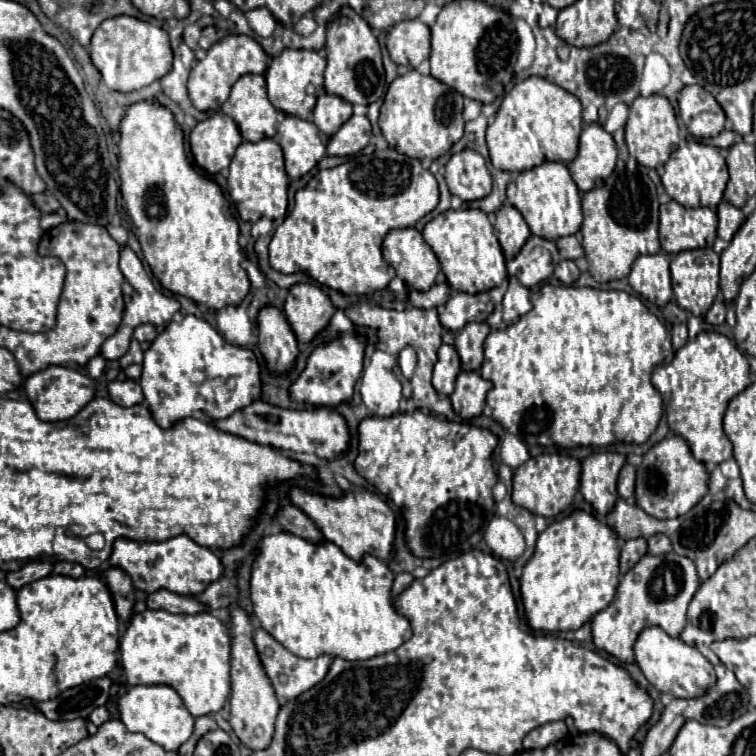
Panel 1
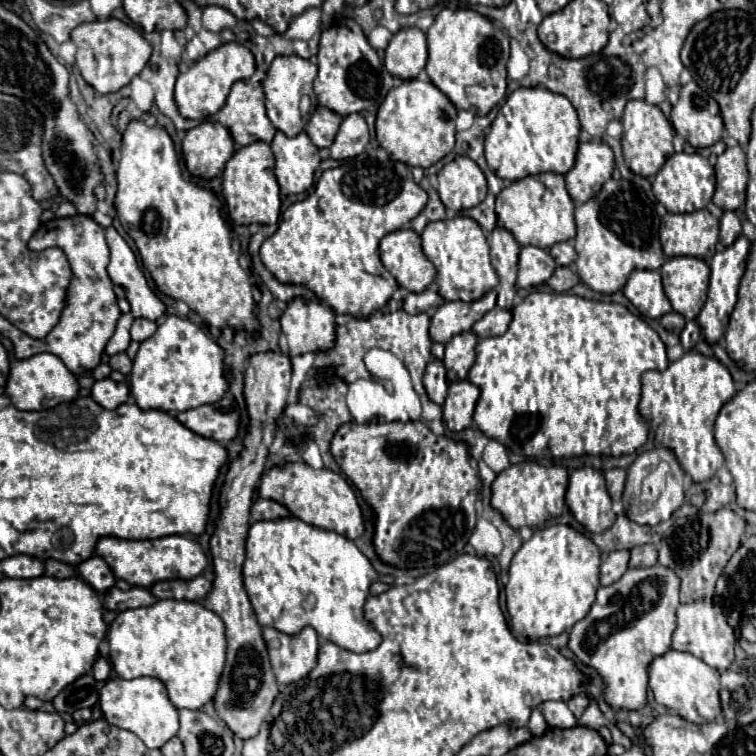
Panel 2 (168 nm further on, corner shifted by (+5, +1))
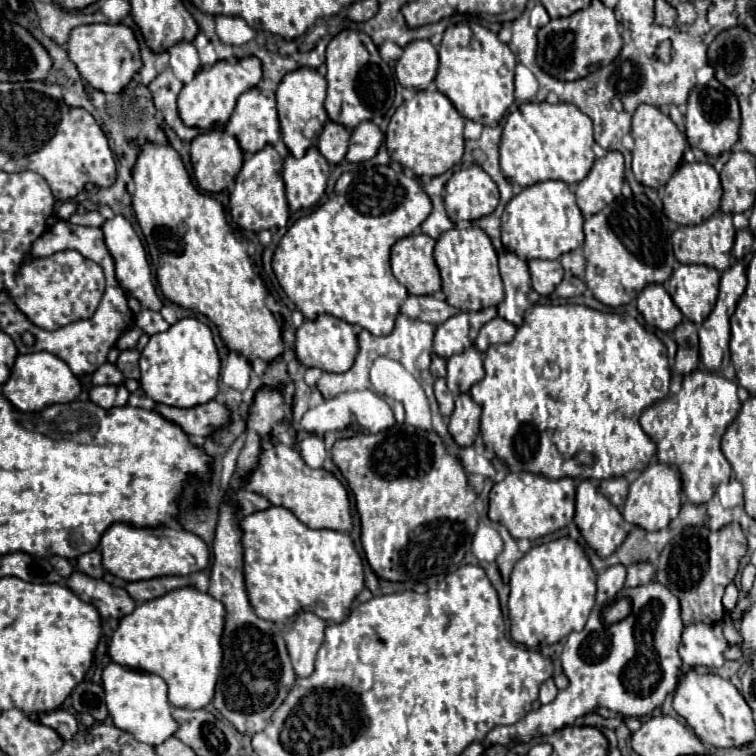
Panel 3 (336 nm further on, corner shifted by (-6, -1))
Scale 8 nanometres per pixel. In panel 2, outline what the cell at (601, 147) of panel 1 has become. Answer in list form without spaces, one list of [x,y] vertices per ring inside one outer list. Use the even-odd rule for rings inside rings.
[[[580,143],[576,165],[564,175],[568,195],[576,203],[584,203],[596,195],[602,185],[612,177],[614,153],[606,143]]]

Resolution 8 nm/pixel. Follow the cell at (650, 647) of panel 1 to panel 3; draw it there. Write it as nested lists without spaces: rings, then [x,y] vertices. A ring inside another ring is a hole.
[[[689,669],[677,683],[673,695],[673,709],[707,745],[731,747],[731,745],[745,745],[747,741],[755,739],[755,721],[749,705],[745,703],[737,687],[721,675],[697,673],[695,669]]]

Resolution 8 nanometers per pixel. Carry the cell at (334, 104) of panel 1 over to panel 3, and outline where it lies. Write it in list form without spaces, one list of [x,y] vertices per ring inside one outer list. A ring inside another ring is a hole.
[[[327,121],[323,125],[323,131],[319,135],[319,143],[317,143],[317,149],[323,153],[323,157],[327,157],[327,161],[331,165],[339,163],[345,153],[347,153],[347,145],[349,145],[349,131],[347,127],[339,125],[339,123],[333,123],[333,121]]]

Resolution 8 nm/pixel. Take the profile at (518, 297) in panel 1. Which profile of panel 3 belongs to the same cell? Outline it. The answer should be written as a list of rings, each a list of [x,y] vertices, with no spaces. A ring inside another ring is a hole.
[[[495,317],[495,319],[491,319],[489,323],[485,323],[481,327],[481,331],[479,331],[477,339],[475,339],[475,347],[479,351],[487,351],[487,347],[493,345],[493,343],[513,341],[515,331],[517,331],[517,327],[513,323],[501,319],[501,317]]]

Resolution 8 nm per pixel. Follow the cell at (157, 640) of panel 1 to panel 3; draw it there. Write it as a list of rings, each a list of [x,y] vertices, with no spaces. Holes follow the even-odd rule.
[[[195,587],[175,589],[159,599],[141,603],[121,619],[109,643],[109,657],[129,669],[163,677],[173,707],[203,709],[215,695],[221,671],[223,625],[225,607],[209,593],[201,593]]]

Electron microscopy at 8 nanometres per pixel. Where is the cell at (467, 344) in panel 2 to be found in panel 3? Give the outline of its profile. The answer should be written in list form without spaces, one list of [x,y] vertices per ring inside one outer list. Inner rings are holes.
[[[475,345],[447,359],[447,387],[455,395],[467,393],[483,379],[483,373],[483,353]]]

